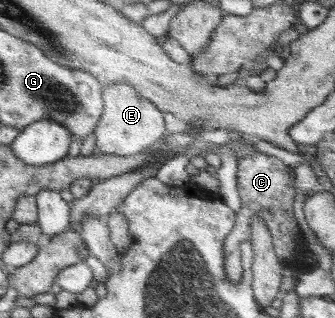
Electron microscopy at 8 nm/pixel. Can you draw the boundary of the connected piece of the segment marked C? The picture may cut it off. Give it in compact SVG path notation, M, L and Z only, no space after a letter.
M252 154L237 162L237 188L242 202L242 208L237 212L235 228L224 242L224 253L227 256L226 268L228 280L238 282L242 279L242 257L239 244L248 241L251 236L251 226L256 217L260 217L271 231L275 241L276 254L283 262L284 270L290 268L298 275L307 273L312 267L307 263L310 250L302 249L302 244L307 245L298 222L292 214L292 200L294 200L294 186L288 168L275 158L266 154Z

